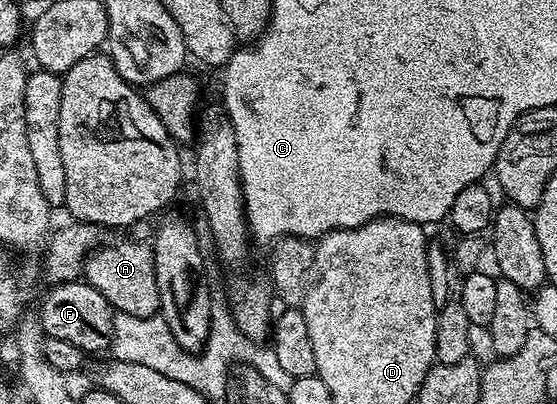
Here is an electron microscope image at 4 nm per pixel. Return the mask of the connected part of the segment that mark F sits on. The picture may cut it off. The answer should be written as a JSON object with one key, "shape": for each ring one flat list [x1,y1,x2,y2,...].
{"shape":[[85,280,61,282,50,289,37,311,44,335,57,340,69,340,69,344,77,344,77,348,84,352,106,351,113,340,113,320,117,312,108,304,105,296,101,296,101,292,97,292,97,288]]}

